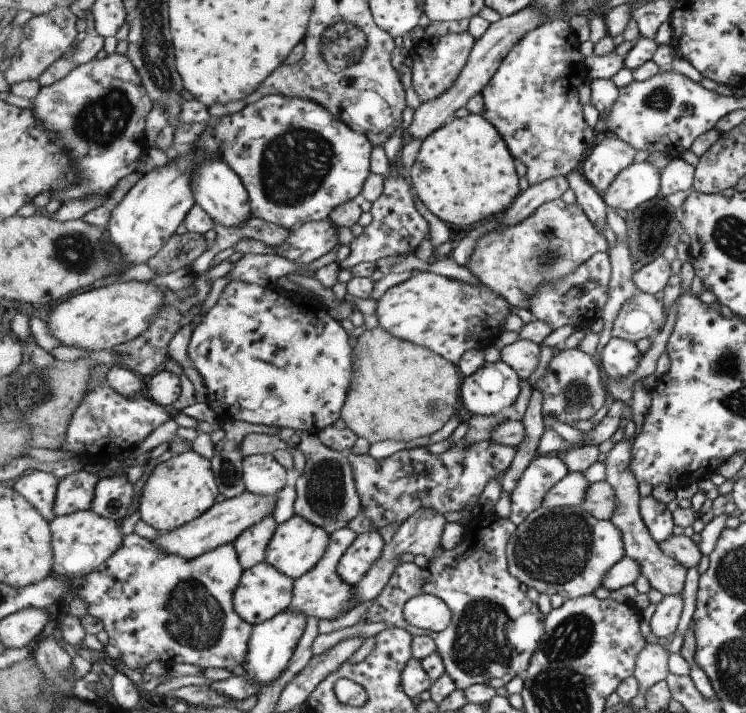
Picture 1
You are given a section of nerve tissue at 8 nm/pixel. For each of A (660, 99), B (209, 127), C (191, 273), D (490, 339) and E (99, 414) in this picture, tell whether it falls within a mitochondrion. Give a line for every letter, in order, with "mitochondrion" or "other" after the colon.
A: mitochondrion
B: other
C: other
D: other
E: other

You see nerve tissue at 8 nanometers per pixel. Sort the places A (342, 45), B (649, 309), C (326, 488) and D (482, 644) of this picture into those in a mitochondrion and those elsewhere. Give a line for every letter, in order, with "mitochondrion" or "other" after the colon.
A: mitochondrion
B: other
C: mitochondrion
D: mitochondrion

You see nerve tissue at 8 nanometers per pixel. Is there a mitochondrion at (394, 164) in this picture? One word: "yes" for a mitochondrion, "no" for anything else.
no

